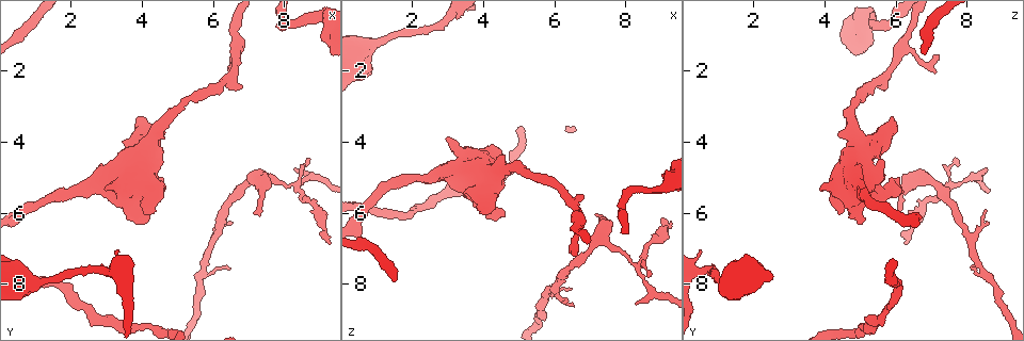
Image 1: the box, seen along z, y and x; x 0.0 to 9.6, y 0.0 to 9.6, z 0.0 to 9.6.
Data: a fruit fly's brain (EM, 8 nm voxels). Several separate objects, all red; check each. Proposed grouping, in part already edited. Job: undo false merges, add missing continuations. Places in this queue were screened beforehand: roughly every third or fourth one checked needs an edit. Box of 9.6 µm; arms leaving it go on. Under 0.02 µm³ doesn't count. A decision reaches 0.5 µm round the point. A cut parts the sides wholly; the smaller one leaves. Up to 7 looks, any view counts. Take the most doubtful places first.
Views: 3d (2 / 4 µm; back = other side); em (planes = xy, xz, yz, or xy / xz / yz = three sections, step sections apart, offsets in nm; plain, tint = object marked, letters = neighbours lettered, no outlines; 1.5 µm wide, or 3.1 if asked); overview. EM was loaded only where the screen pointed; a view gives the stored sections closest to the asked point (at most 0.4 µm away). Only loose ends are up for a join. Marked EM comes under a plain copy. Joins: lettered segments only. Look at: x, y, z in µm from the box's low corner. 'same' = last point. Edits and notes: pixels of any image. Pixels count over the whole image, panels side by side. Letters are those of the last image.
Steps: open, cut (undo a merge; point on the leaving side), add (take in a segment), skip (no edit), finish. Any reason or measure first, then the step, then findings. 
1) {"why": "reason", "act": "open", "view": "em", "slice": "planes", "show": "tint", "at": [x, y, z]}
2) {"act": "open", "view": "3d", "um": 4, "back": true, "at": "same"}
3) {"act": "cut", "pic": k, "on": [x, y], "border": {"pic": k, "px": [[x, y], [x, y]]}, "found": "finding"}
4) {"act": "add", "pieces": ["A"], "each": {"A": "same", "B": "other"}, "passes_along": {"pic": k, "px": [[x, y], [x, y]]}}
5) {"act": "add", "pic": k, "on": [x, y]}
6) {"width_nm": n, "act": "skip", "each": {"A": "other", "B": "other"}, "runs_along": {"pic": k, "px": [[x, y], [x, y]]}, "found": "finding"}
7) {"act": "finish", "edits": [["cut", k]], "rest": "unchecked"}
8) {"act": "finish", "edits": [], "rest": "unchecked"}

{"why": "branch stops here", "act": "open", "view": "3d", "um": 4, "at": [2.95, 5.30, 3.95]}

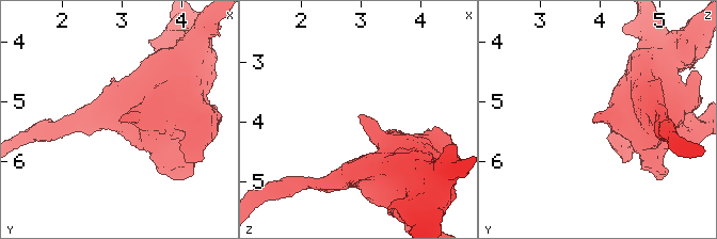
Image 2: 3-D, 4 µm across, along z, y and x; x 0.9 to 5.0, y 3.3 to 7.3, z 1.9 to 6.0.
{"why": "now the EM", "act": "open", "view": "em", "slice": "xy", "step": 4, "show": "letters", "at": [2.95, 5.40, 3.95]}

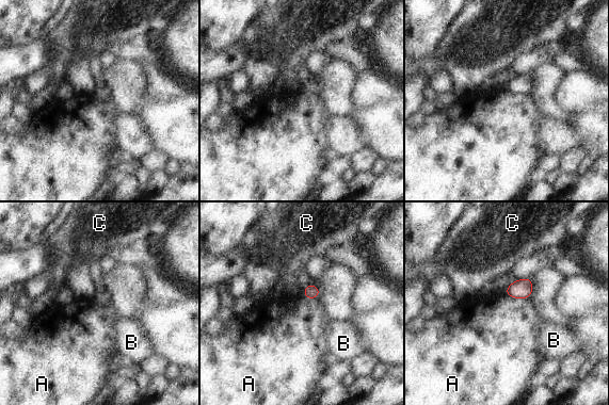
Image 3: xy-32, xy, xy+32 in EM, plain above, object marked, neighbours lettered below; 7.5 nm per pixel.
{"act": "skip", "each": {"A": "other", "B": "other", "C": "other"}, "border": {"pic": 3, "px": [[503, 292], [512, 297], [527, 300]]}, "found": "no lettered segment goes on from it"}

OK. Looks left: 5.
{"why": "free end", "act": "open", "view": "em", "slice": "planes", "show": "letters", "at": [3.40, 4.00, 5.45]}

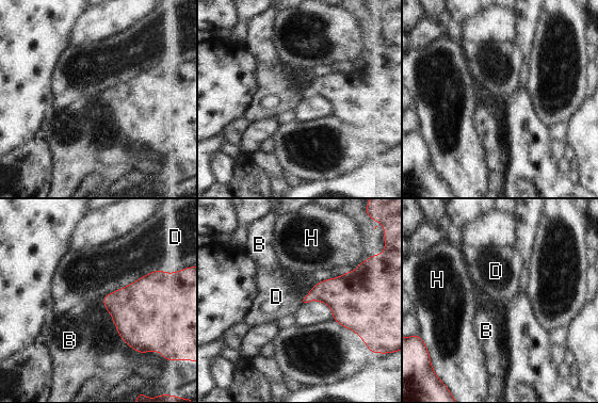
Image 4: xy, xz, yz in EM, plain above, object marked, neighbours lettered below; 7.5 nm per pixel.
{"act": "skip", "each": {"B": "other", "D": "other", "H": "other"}, "found": "none of them fits"}

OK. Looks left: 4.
{"why": "sharp bend", "act": "open", "view": "em", "slice": "planes", "show": "tint", "at": [8.30, 5.25, 7.50]}

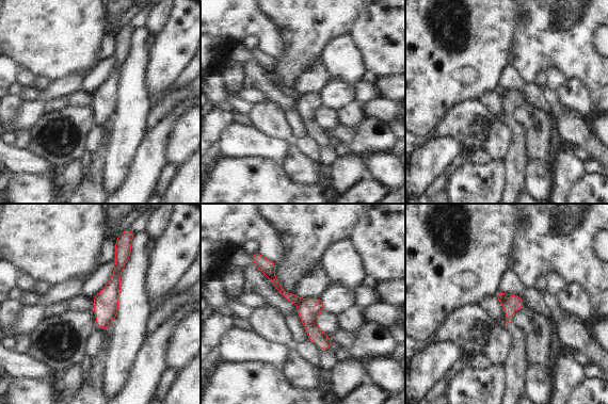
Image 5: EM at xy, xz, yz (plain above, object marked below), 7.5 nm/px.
{"act": "open", "view": "em", "slice": "planes", "show": "letters", "at": "same"}

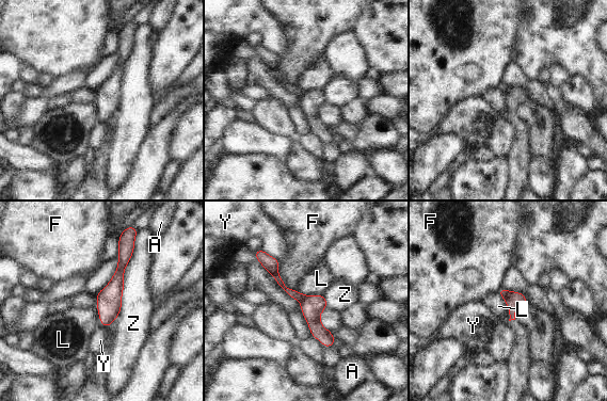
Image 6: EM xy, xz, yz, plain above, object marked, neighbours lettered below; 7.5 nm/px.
{"longest_contact_nm": ["Z", 650], "act": "cut", "pic": 6, "on": [514, 300], "each": {"A": "other", "F": "other", "L": "other", "Y": "other", "Z": "other"}, "part_leaving": {"pic": 6, "px": [[124, 243], [124, 259], [105, 323]]}, "found": "a second neuron is stuck on"}

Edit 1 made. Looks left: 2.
{"act": "finish", "edits": [["cut", 6]], "rest": "unchecked"}

